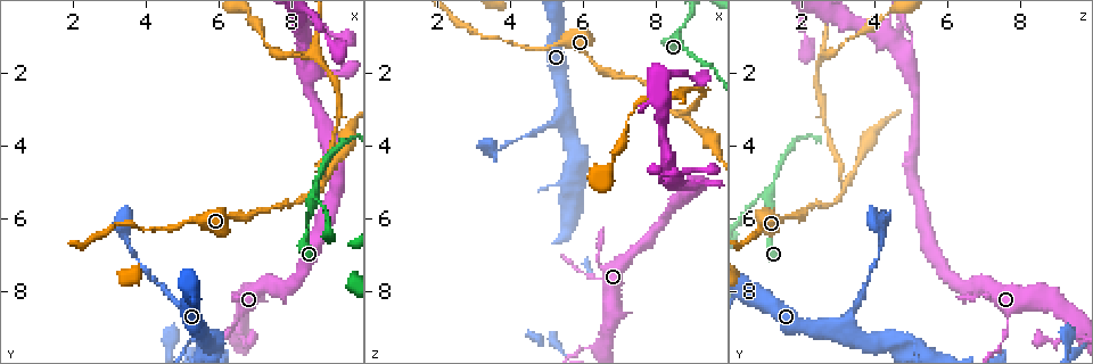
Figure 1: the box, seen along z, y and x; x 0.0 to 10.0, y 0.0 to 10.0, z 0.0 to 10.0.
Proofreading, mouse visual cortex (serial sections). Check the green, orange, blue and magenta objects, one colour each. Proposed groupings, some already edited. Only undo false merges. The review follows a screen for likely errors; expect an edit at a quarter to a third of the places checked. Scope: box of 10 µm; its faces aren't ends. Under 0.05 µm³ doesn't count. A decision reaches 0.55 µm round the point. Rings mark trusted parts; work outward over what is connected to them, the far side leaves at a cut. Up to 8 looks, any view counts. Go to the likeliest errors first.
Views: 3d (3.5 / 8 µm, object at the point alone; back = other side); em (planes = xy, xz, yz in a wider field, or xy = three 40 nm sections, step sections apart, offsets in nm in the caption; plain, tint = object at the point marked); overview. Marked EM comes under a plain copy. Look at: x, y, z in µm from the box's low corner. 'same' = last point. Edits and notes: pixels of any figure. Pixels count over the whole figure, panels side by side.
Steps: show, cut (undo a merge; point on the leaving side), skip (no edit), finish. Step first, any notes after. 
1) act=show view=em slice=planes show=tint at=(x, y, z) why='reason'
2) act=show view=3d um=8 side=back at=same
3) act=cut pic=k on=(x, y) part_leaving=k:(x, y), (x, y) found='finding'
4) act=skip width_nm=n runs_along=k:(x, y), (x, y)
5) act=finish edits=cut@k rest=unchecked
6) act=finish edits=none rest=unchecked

act=show view=3d um=3.5 at=(8.65, 5.50, 1.15) why='three arms meet'

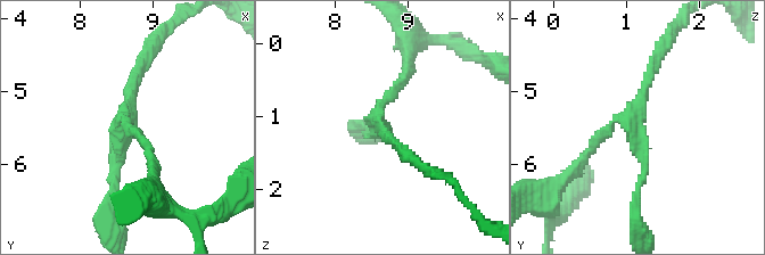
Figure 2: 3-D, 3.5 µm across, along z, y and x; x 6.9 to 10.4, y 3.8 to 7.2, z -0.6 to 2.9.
act=show view=em slice=xy step=3 show=tint at=(8.65, 5.45, 1.15) arms=3 arm_widths_nm=100,150,150

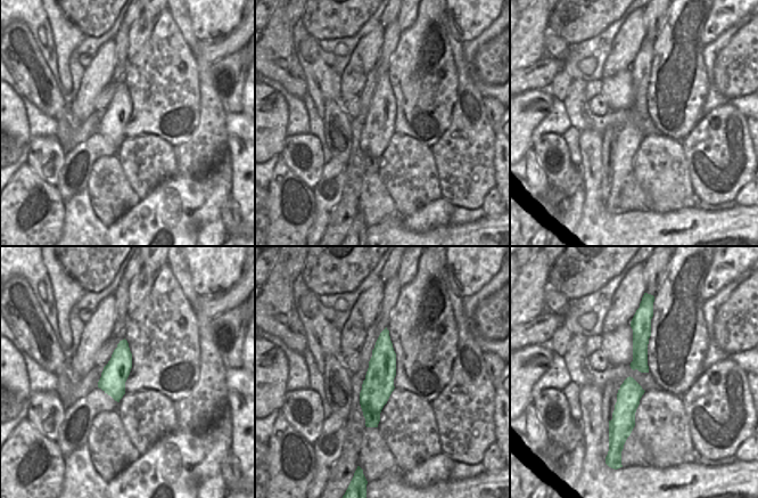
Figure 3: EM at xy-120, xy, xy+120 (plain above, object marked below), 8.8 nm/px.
act=show view=em slice=planes show=tint at=same why='cut it another way'

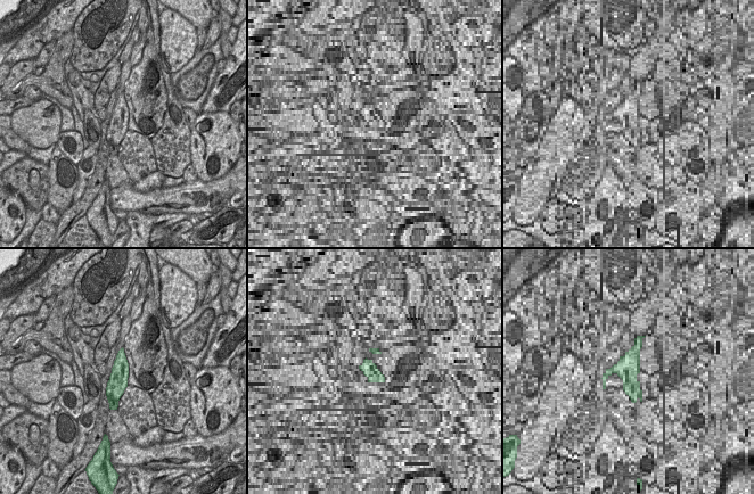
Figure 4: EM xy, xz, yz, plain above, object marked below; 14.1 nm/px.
act=skip runs_along=2:(365, 126), (404, 76) found='continuous, no second cell'

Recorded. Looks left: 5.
act=show view=3d um=3.5 at=(8.75, 5.10, 3.25) why='two arms in line, one across'

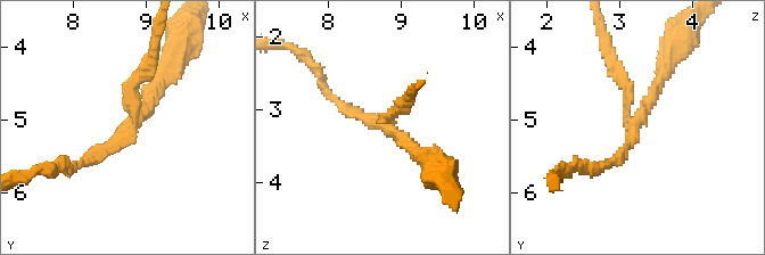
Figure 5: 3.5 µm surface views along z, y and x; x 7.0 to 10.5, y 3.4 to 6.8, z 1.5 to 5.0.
act=show view=em slice=xy step=2 show=tint at=(8.85, 5.10, 3.25) arms=3 arm_widths_nm=150,200,200 why='need the tissue'

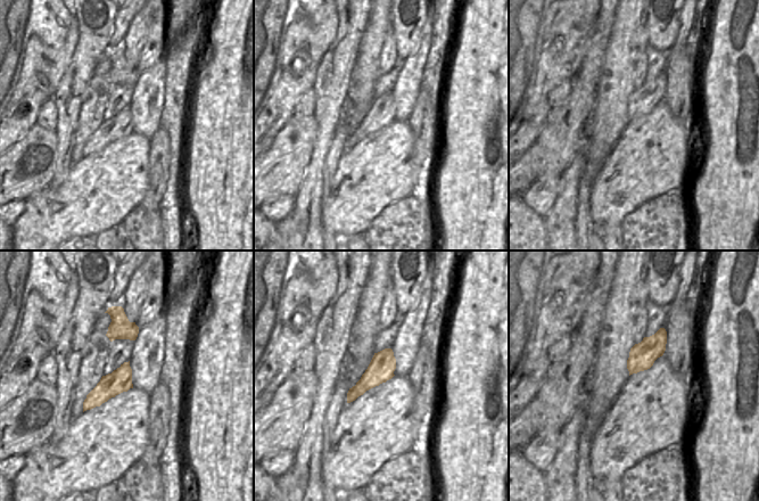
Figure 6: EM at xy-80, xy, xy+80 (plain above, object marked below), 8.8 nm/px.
act=cut pic=5 on=(623, 79) part_leaving=5:(628, 117), (626, 85), (602, 30) found='a second cell is stuck on'

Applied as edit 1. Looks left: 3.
act=show view=3d um=3.5 at=(8.35, 1.30, 4.90) why='calibre changes'

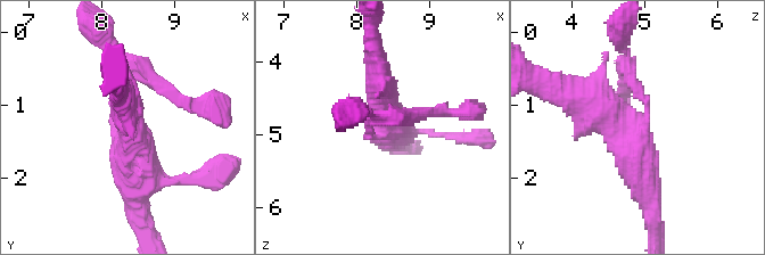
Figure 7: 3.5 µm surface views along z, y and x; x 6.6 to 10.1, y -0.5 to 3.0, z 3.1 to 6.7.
act=show view=em slice=xy step=1 show=tint at=(8.35, 1.25, 4.95)

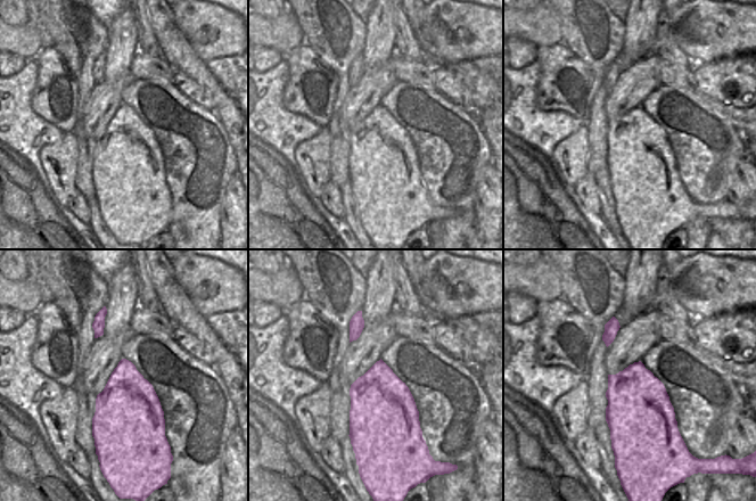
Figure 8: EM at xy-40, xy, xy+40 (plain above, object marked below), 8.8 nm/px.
act=skip arms=3 runs_along=7:(651, 208), (638, 149), (573, 93) found='continuous, no second cell'

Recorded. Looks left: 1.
act=finish edits=cut@5 rest=unchecked

